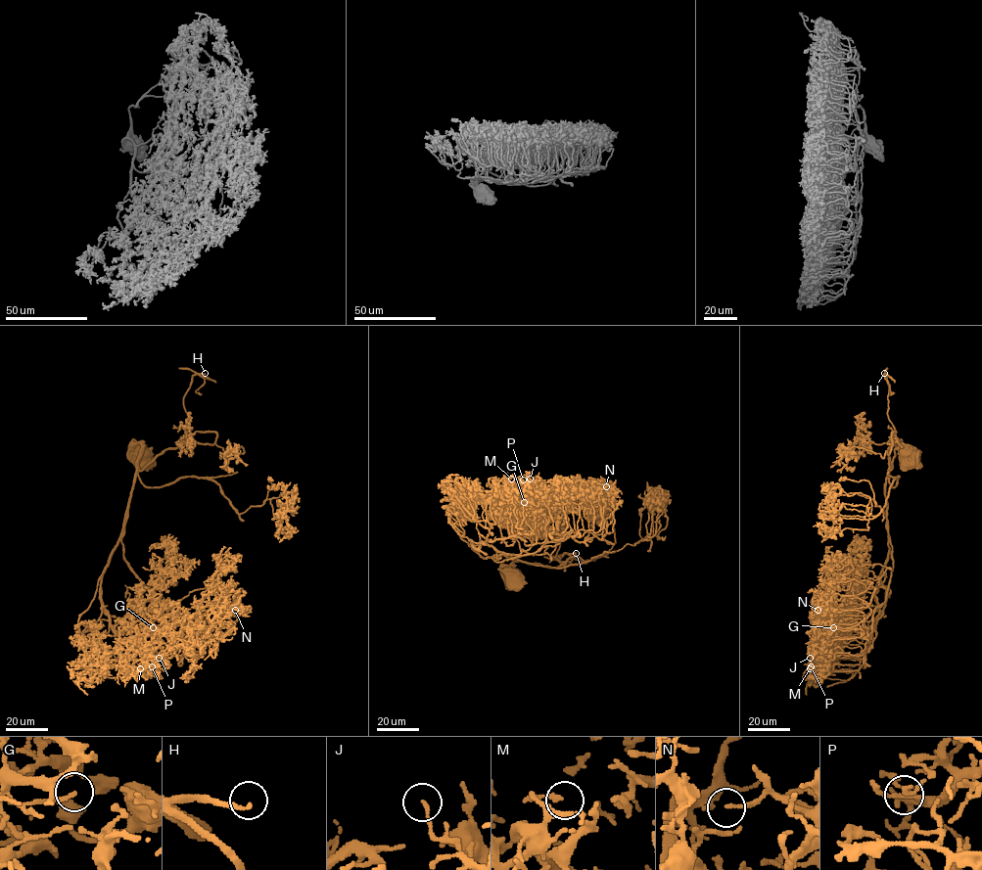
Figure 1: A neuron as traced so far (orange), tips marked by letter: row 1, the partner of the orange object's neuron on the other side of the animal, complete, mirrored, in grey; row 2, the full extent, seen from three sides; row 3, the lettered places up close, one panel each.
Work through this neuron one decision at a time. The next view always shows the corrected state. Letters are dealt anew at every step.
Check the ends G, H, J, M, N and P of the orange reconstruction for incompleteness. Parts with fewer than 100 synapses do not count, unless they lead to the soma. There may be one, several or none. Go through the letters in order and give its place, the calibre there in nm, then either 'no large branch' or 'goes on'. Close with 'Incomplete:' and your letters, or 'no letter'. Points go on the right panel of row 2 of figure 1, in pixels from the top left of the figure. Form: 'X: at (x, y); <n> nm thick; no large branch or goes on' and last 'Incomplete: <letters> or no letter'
G: at (833, 627); 140 nm thick; no large branch
H: at (884, 373); 140 nm thick; goes on
J: at (810, 658); 120 nm thick; no large branch
M: at (810, 668); 140 nm thick; no large branch
N: at (818, 610); 110 nm thick; no large branch
P: at (811, 666); 140 nm thick; no large branch
Incomplete: H

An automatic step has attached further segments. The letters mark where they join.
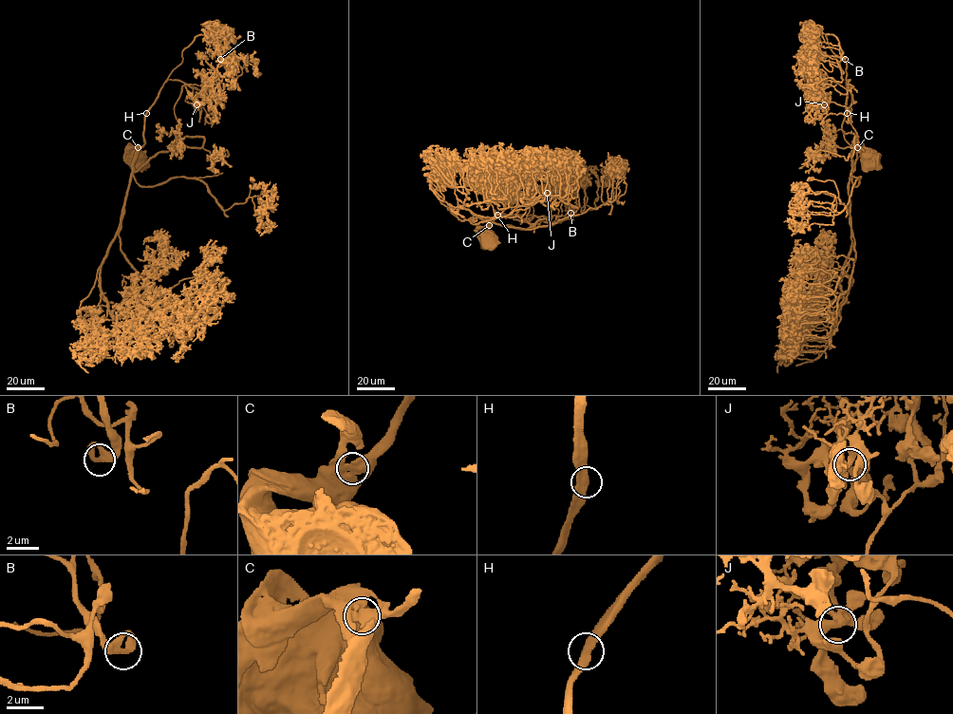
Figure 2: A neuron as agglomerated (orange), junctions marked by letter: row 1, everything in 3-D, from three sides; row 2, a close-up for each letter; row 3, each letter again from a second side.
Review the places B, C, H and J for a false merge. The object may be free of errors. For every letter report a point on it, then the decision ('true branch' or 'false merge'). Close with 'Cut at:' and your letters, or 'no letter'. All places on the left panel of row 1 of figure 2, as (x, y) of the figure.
B: (220, 59) | true branch
C: (138, 147) | true branch
H: (146, 113) | true branch
J: (196, 104) | true branch
Cut at: no letter

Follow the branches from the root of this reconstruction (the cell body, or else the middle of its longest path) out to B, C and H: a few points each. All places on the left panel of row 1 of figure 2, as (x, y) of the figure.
B: (135, 158), (128, 146), (143, 144), (146, 112), (182, 62), (183, 50), (196, 36), (214, 34), (220, 59)
C: (135, 158), (128, 146), (138, 147)
H: (135, 158), (128, 146), (140, 147), (143, 144), (146, 113)

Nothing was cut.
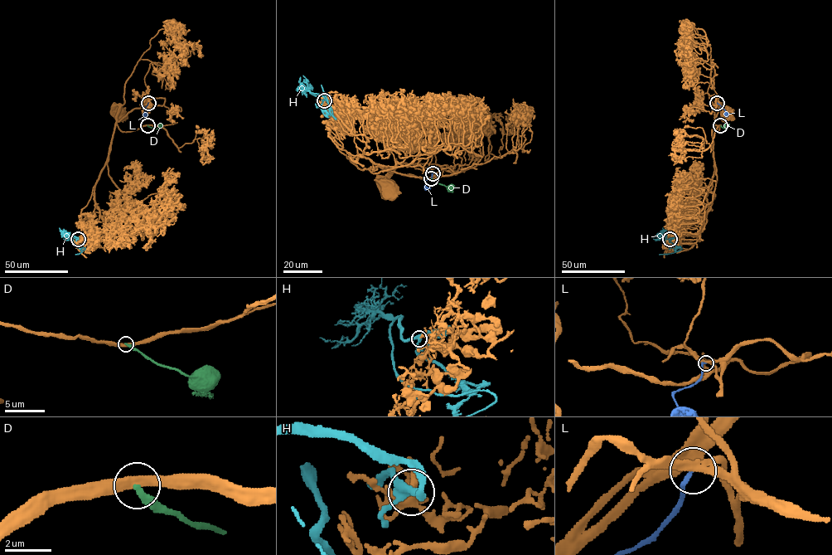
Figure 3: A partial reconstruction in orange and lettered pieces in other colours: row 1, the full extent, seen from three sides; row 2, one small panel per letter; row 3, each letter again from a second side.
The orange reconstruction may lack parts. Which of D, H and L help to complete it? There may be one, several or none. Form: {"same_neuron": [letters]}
{"same_neuron": []}

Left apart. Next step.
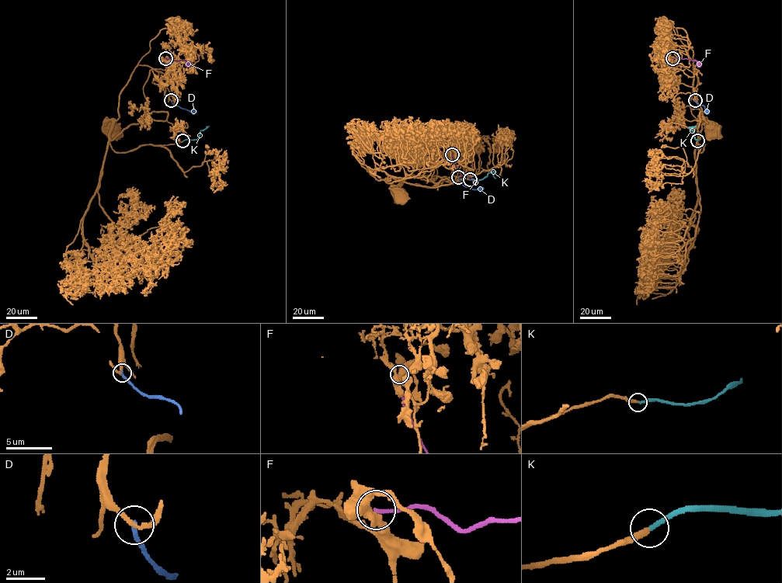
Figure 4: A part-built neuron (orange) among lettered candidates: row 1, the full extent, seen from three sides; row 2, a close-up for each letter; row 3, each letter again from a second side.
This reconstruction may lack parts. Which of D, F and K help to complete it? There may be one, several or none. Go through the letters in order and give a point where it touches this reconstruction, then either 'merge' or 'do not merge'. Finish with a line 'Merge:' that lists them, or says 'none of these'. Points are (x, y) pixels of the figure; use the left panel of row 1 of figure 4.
D: meets orange at (171, 100); do not merge
F: meets orange at (165, 58); do not merge
K: meets orange at (182, 140); merge
Merge: K

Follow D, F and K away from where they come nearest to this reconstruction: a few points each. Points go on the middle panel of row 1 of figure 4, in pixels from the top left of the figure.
D: (458, 177), (465, 186), (473, 189), (483, 187)
F: (452, 154), (459, 172), (476, 182)
K: (470, 179), (481, 180), (493, 171), (495, 178)

